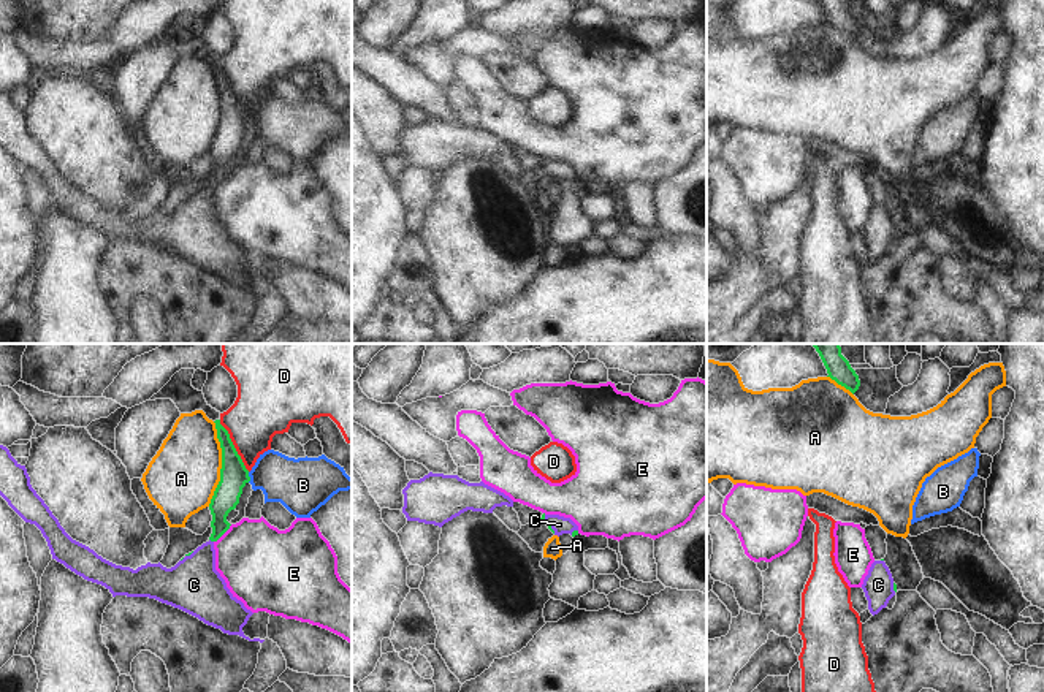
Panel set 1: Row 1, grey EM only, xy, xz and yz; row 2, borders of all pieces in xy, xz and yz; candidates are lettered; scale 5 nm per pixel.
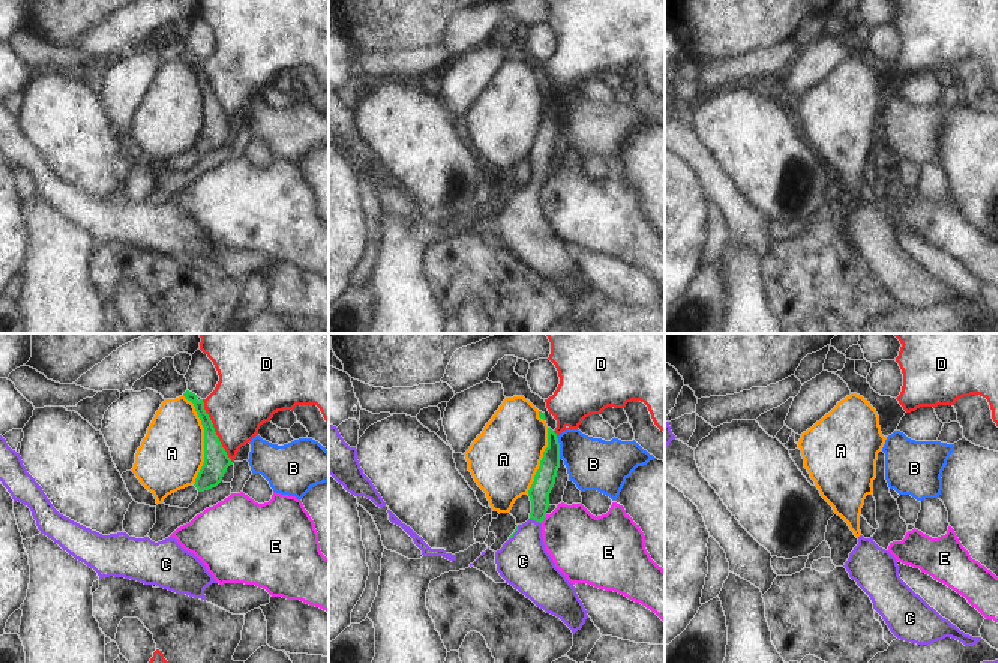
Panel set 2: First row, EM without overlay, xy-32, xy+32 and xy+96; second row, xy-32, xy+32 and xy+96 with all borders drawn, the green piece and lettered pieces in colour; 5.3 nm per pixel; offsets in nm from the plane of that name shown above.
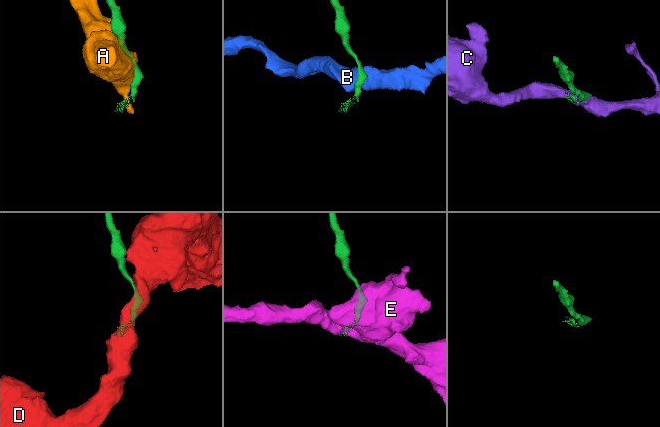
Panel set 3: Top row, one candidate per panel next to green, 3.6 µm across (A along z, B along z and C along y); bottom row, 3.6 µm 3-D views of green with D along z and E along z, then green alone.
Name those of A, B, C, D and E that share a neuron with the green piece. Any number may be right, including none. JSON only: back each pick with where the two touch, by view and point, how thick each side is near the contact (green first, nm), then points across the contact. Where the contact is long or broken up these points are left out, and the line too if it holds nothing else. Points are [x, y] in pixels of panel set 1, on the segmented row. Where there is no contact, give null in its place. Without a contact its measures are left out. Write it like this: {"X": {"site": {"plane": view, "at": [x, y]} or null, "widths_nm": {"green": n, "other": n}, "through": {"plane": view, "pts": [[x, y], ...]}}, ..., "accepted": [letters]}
{"C": {"site": {"plane": "xz", "at": [547, 524]}, "widths_nm": {"green": 20, "other": 90}, "through": {"plane": "xz", "pts": [[542, 518], [547, 524], [560, 524]]}}, "accepted": ["C"]}

